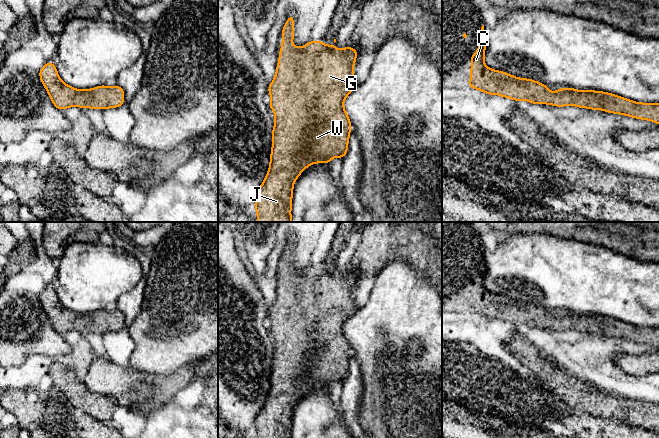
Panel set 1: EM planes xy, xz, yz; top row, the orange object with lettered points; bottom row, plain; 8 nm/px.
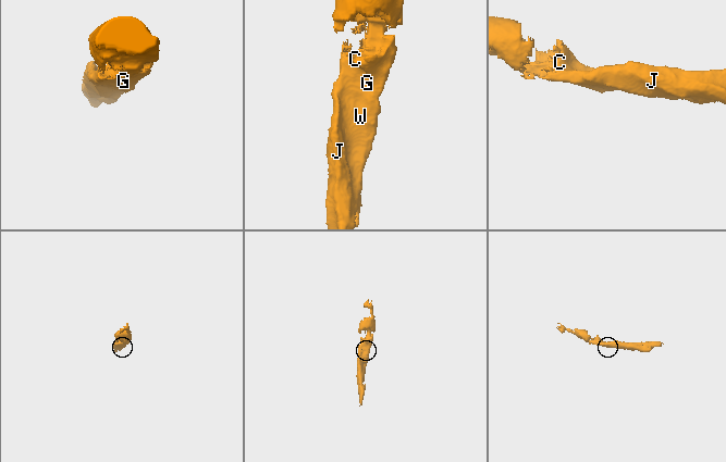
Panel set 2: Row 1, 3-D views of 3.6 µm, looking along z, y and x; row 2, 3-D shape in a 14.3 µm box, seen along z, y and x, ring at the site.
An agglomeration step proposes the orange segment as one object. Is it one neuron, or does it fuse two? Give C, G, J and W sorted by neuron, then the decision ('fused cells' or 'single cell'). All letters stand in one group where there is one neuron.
C G J W; single cell

